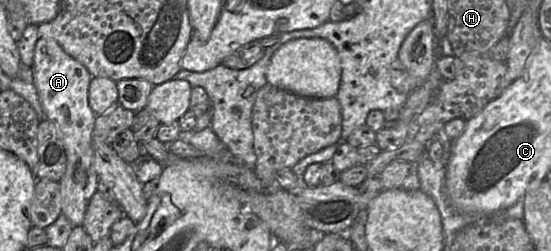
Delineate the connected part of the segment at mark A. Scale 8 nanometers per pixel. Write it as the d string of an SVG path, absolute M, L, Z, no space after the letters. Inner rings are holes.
M40 37L36 42L32 72L45 117L55 125L66 149L67 167L59 180L62 214L77 227L83 224L87 205L98 191L98 176L93 166L96 114L88 100L92 75L83 64L67 54L54 39L48 37Z

